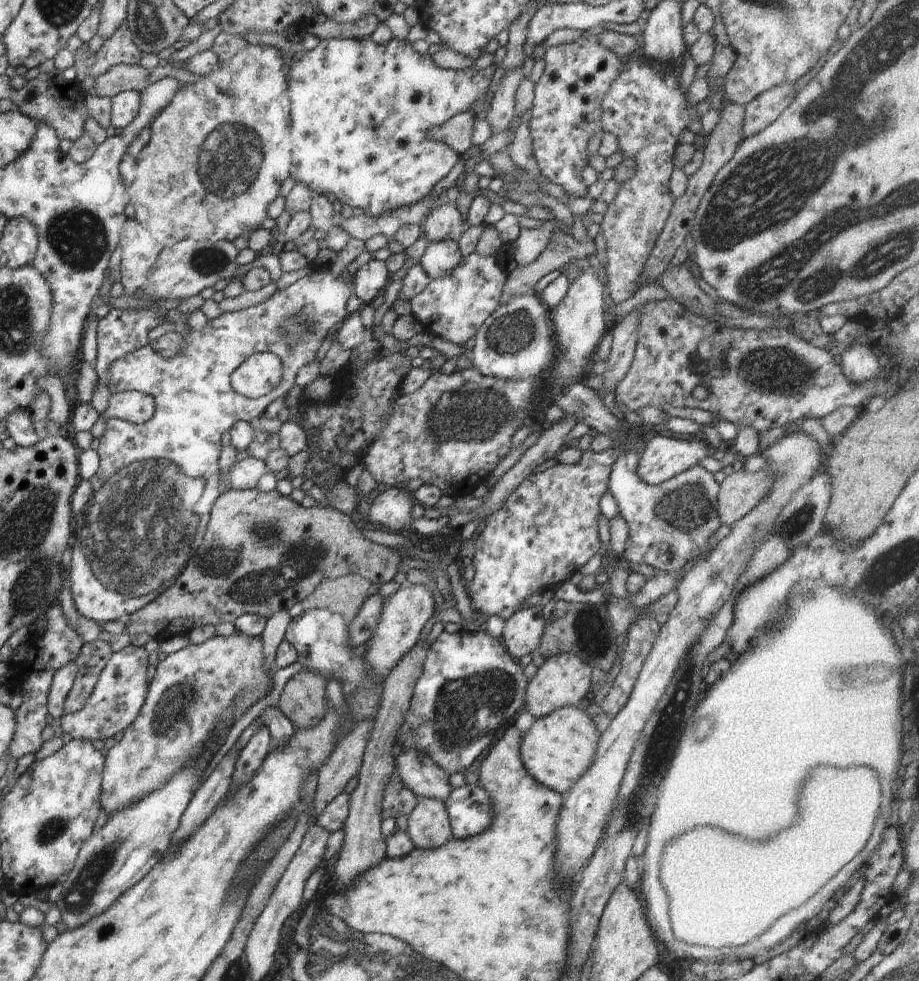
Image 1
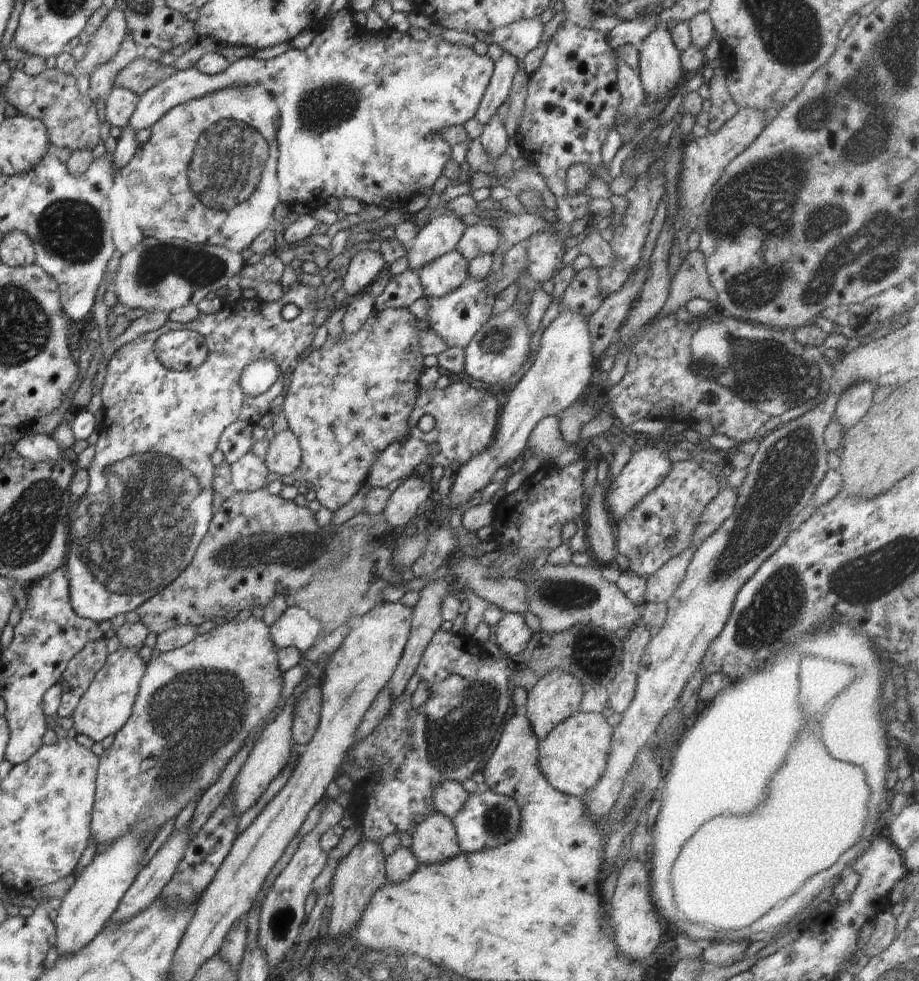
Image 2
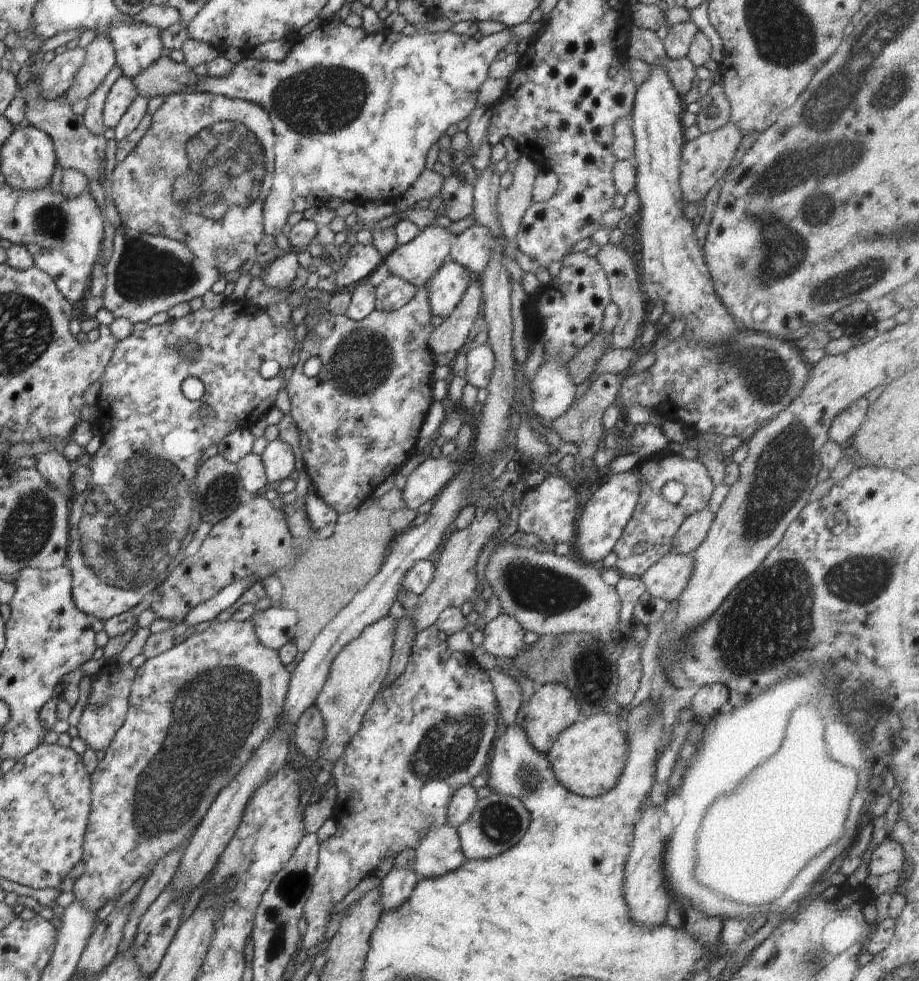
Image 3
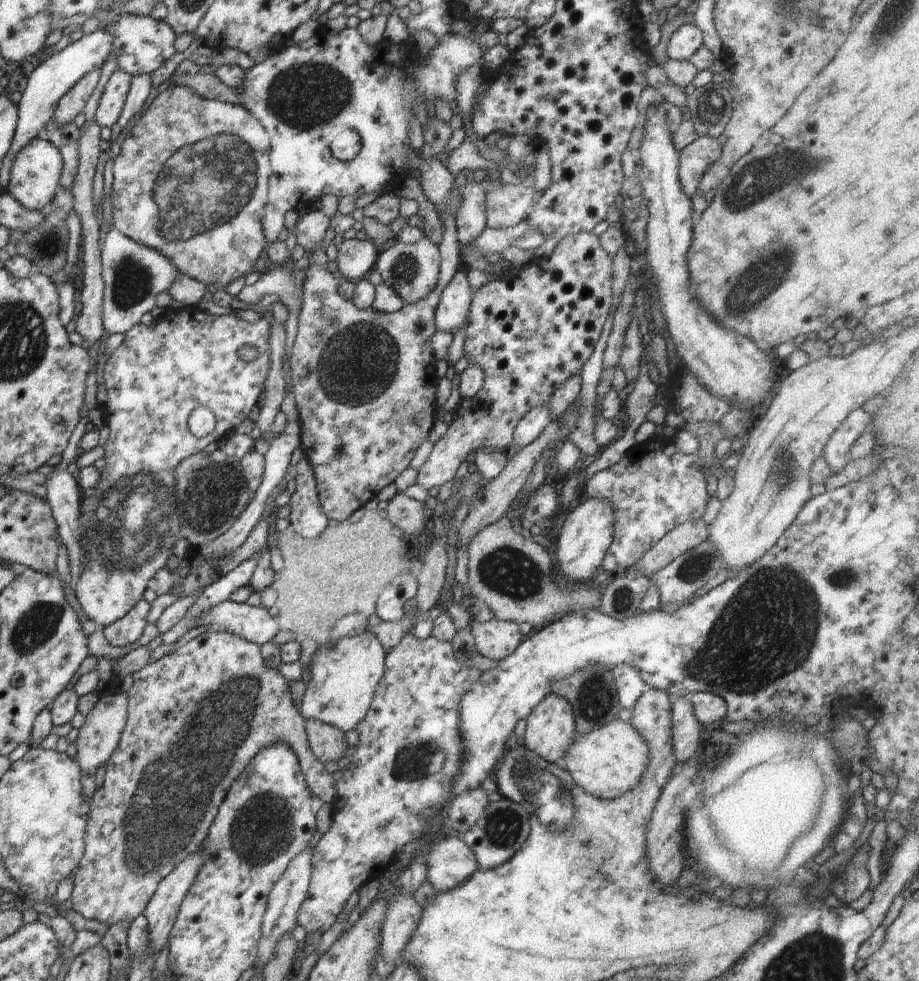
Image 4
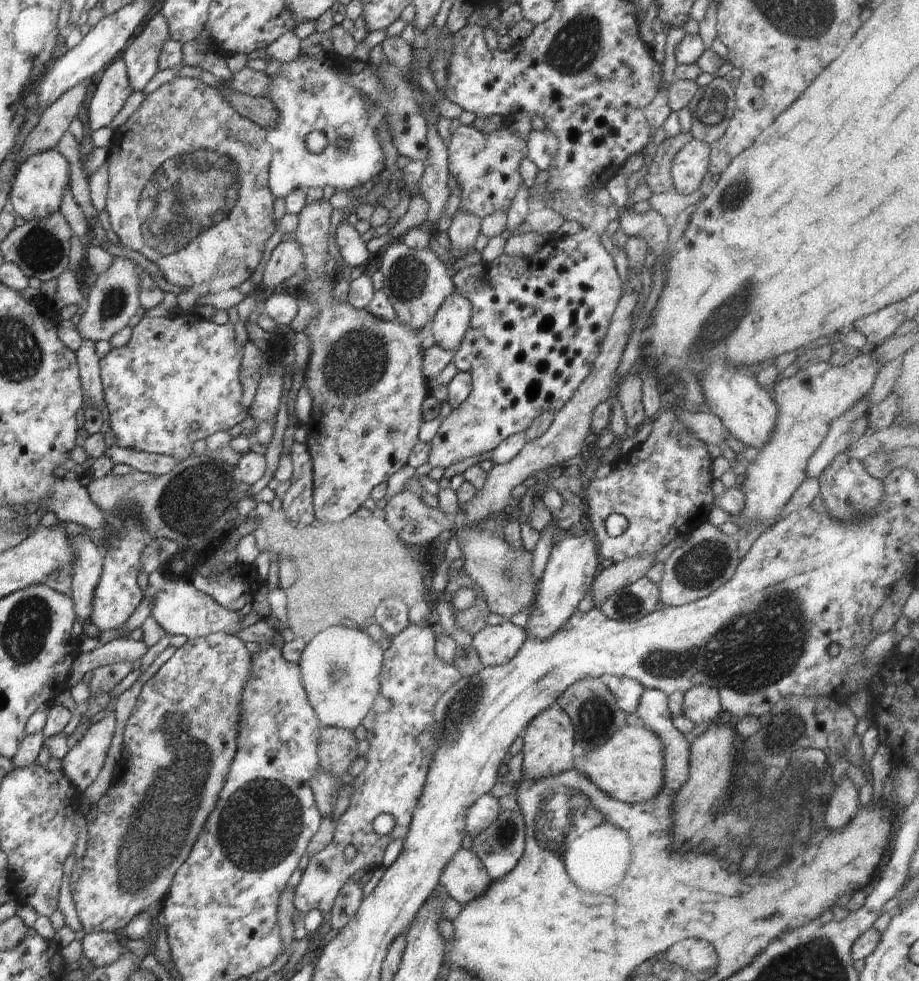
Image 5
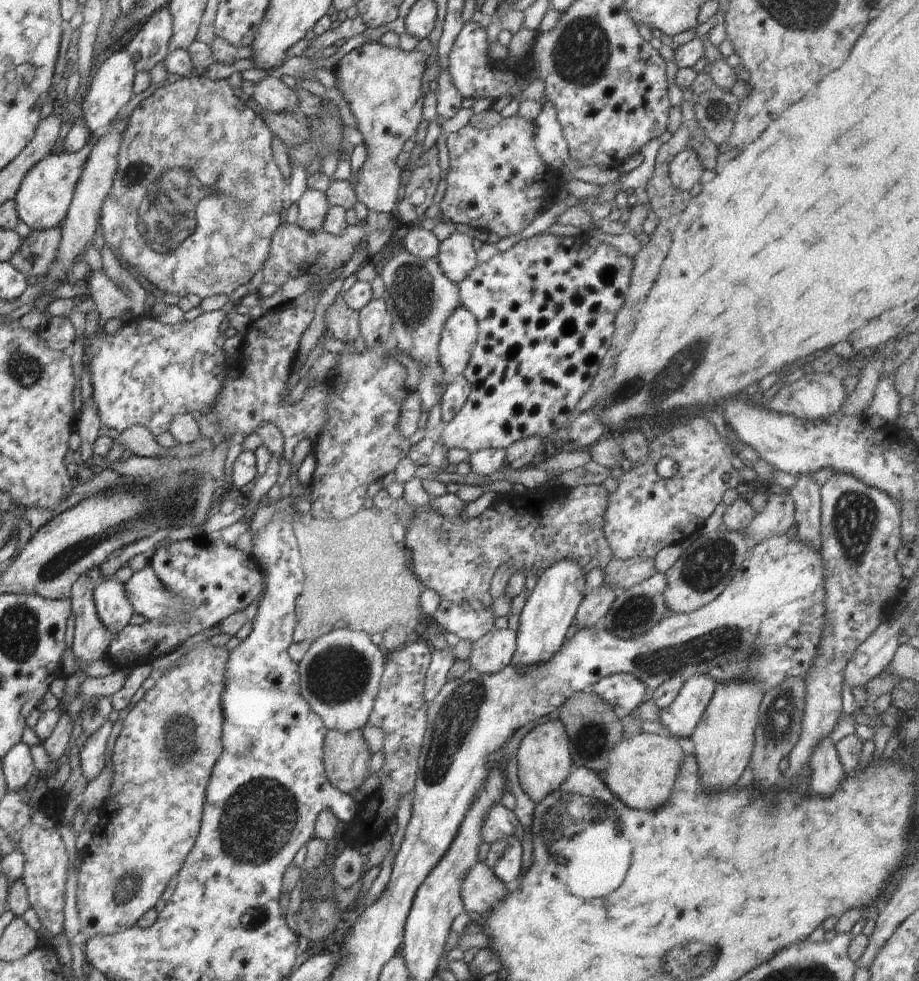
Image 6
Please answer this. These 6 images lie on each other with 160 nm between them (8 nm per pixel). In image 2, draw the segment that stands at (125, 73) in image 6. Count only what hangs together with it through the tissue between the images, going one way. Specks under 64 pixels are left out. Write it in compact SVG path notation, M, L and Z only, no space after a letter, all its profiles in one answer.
M116 88L106 94L104 99L106 100L106 110L104 110L104 116L111 127L124 129L136 106L139 102L139 96L127 90L126 88Z

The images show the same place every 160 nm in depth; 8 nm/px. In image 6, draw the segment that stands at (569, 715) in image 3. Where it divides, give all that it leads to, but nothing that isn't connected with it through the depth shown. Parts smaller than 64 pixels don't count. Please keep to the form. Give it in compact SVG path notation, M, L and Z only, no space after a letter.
M559 719L536 723L538 726L522 738L522 743L515 757L519 765L518 779L520 779L520 785L524 794L535 803L544 800L544 796L548 796L550 792L555 794L556 788L559 788L560 784L563 784L564 780L574 770L570 738L566 733L564 724Z

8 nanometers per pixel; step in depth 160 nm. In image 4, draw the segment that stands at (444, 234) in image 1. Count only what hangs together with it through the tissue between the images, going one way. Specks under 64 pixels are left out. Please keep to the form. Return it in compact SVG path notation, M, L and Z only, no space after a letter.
M423 237L414 244L394 240L385 246L376 260L375 270L382 276L383 283L388 284L398 296L402 296L404 302L411 304L428 296L436 288L440 266L439 246L434 244L430 238Z

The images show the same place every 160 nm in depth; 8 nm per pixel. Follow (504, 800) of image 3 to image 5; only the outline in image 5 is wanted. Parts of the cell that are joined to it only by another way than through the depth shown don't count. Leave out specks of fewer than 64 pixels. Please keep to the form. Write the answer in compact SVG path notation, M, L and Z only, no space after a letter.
M501 810L498 819L473 838L471 851L482 862L492 881L504 878L508 872L512 872L522 858L525 848L525 824L526 820L519 810Z

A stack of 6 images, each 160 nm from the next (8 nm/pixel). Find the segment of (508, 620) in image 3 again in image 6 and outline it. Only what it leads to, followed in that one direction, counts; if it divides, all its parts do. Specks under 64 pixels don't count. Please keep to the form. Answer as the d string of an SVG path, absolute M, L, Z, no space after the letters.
M493 627L480 640L473 642L469 657L471 669L480 674L496 674L507 668L514 658L517 638L517 630L510 628L498 630Z

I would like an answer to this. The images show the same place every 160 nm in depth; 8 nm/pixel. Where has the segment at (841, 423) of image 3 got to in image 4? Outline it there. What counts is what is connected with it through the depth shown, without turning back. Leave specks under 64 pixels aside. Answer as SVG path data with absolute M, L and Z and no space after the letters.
M858 408L838 426L837 430L832 432L822 457L832 466L833 474L844 470L844 466L852 461L848 452L854 442L868 430L870 423L871 415L866 410Z

